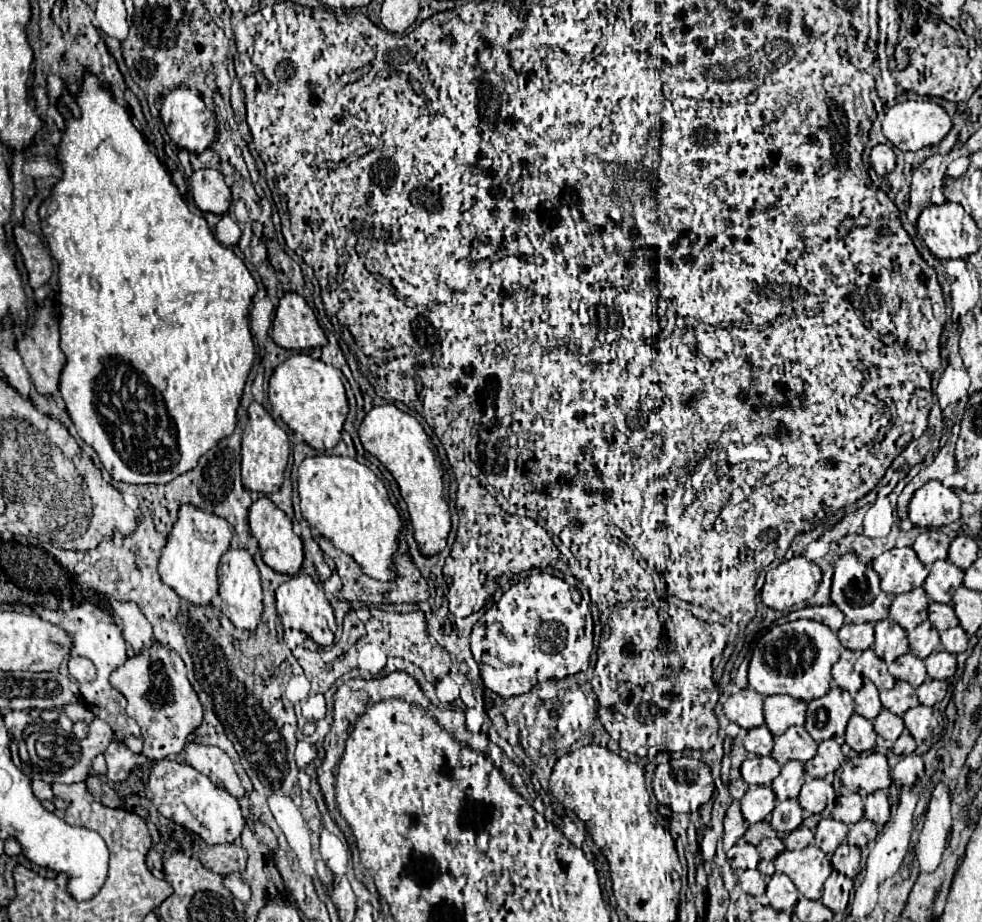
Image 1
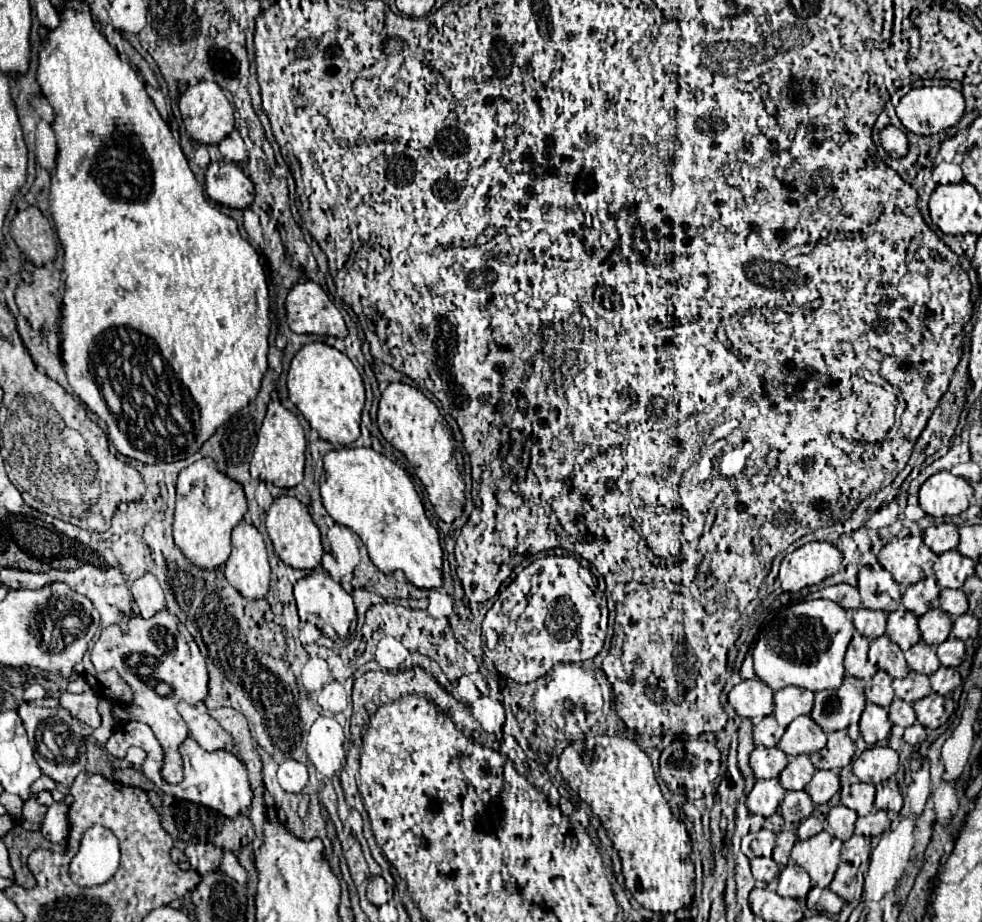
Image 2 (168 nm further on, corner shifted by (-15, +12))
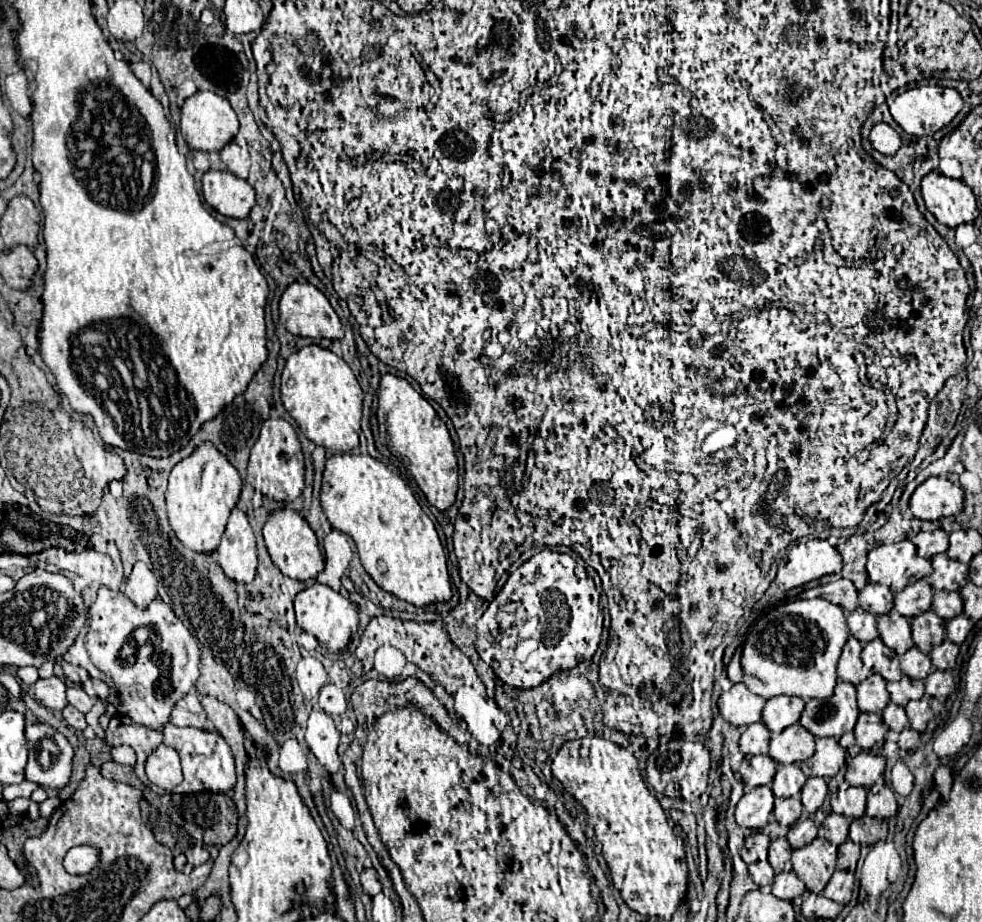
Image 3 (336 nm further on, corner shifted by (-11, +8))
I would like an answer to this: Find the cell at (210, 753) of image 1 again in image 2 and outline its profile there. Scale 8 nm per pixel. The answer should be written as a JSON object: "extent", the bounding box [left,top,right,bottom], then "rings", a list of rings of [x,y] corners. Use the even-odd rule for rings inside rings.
{"extent":[178,702,232,750],"rings":[[[188,702],[178,704],[178,712],[188,724],[190,736],[204,748],[204,750],[220,750],[220,748],[230,748],[232,736],[208,714],[206,706],[188,706]]]}

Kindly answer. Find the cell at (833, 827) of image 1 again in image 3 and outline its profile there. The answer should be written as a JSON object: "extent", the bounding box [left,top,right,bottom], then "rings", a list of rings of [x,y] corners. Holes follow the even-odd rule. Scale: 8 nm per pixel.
{"extent":[818,812,850,846],"rings":[[[832,812],[832,814],[828,814],[826,820],[822,822],[818,834],[820,834],[822,838],[826,838],[828,842],[840,846],[840,844],[844,844],[844,842],[848,840],[848,826],[850,826],[850,820],[848,820],[846,816]]]}

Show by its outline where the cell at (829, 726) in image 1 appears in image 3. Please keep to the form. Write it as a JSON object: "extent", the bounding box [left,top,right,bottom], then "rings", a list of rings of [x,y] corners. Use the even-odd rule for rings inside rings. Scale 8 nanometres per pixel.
{"extent":[800,680,858,738],"rings":[[[838,680],[830,698],[814,698],[806,702],[800,724],[814,736],[840,738],[858,720],[856,688],[850,682]]]}

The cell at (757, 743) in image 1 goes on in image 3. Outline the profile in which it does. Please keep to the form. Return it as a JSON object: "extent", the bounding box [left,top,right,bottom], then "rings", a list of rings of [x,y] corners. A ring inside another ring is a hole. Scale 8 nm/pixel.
{"extent":[740,722,770,754],"rings":[[[764,722],[750,724],[744,734],[740,736],[740,750],[744,754],[768,754],[770,744],[770,730]]]}

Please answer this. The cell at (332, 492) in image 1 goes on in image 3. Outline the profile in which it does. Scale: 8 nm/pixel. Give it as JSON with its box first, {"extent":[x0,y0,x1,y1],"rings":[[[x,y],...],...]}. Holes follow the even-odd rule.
{"extent":[320,452,450,606],"rings":[[[348,452],[330,456],[324,468],[320,502],[332,528],[352,536],[360,562],[380,588],[414,606],[450,600],[446,554],[436,528],[416,502],[410,486],[380,460]]]}

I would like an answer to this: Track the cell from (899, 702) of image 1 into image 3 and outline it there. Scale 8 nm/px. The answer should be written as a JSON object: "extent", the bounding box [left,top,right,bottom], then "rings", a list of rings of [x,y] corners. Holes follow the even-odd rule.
{"extent":[886,676,924,706],"rings":[[[902,676],[900,682],[888,682],[886,690],[892,696],[892,702],[898,706],[906,706],[910,700],[920,700],[924,696],[924,680],[912,680]]]}

